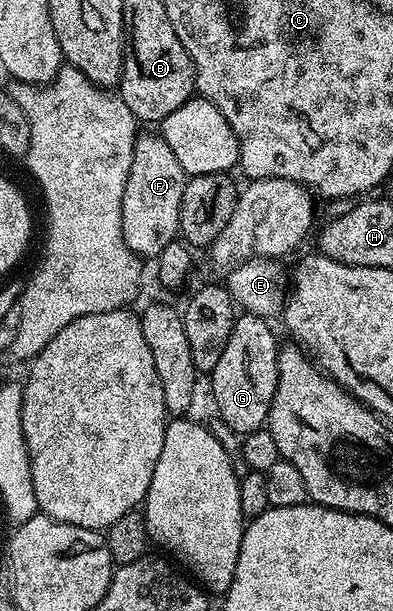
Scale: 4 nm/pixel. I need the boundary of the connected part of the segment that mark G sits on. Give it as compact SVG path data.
M238 314L233 320L231 337L227 337L227 349L223 349L223 357L219 357L219 365L215 365L211 373L217 411L238 437L262 430L268 424L271 401L279 381L279 342L265 323L268 322L260 315Z

